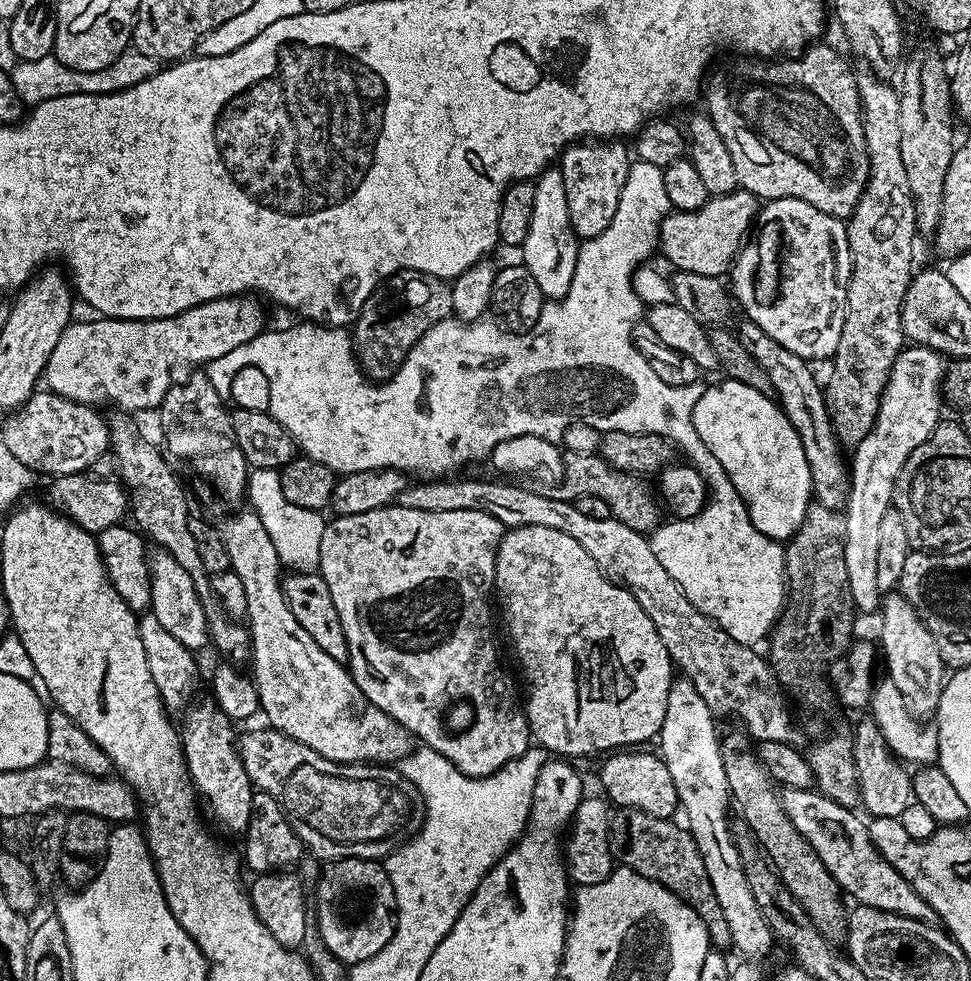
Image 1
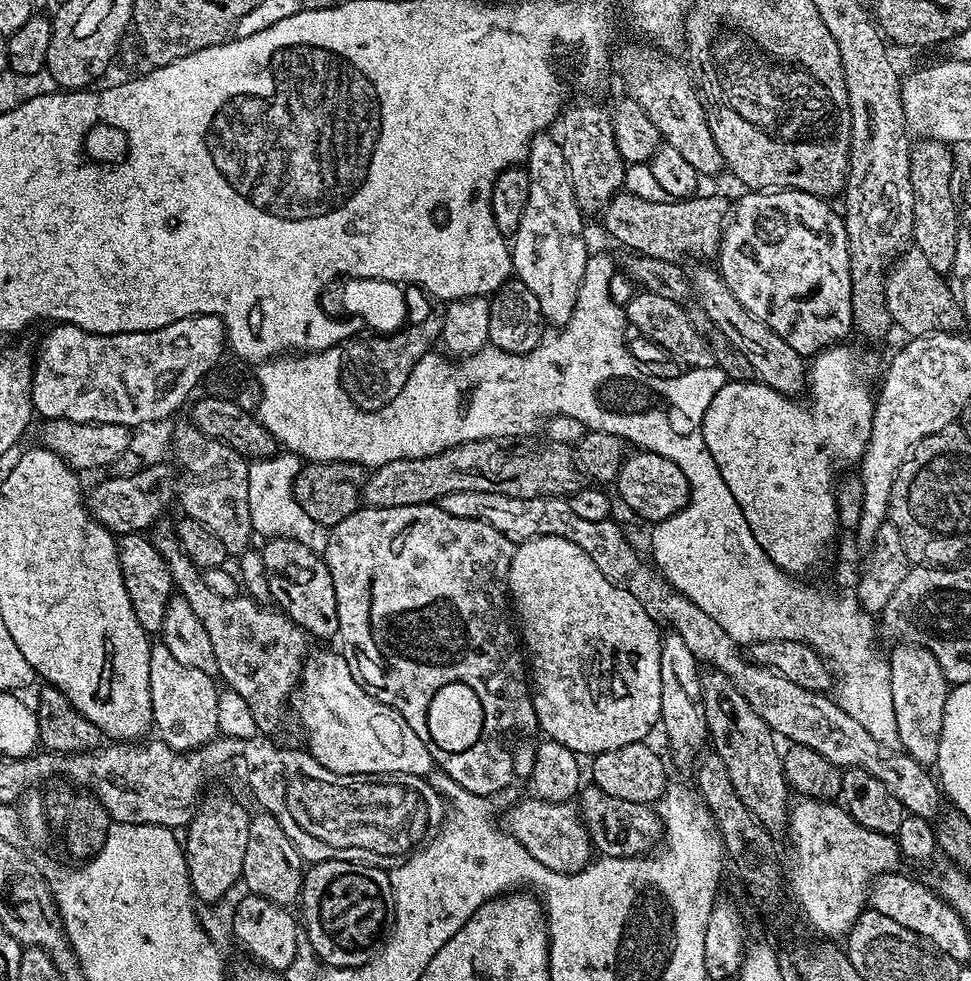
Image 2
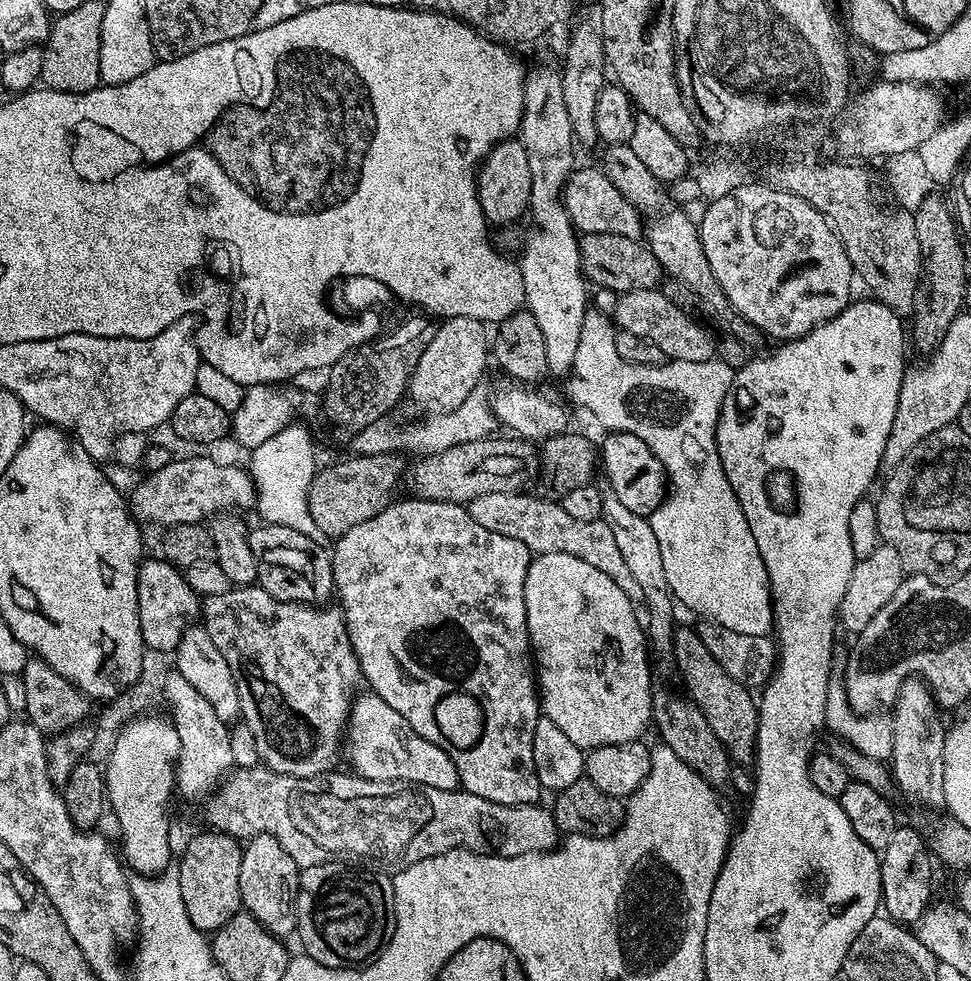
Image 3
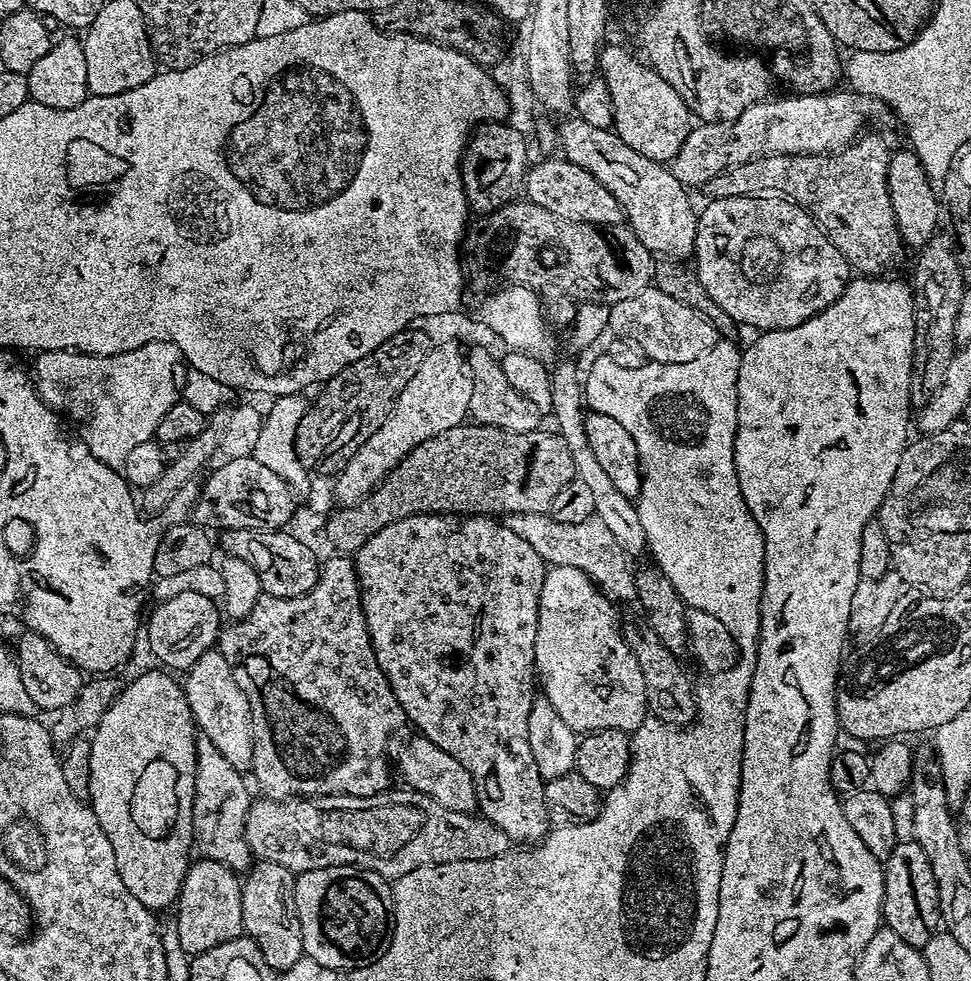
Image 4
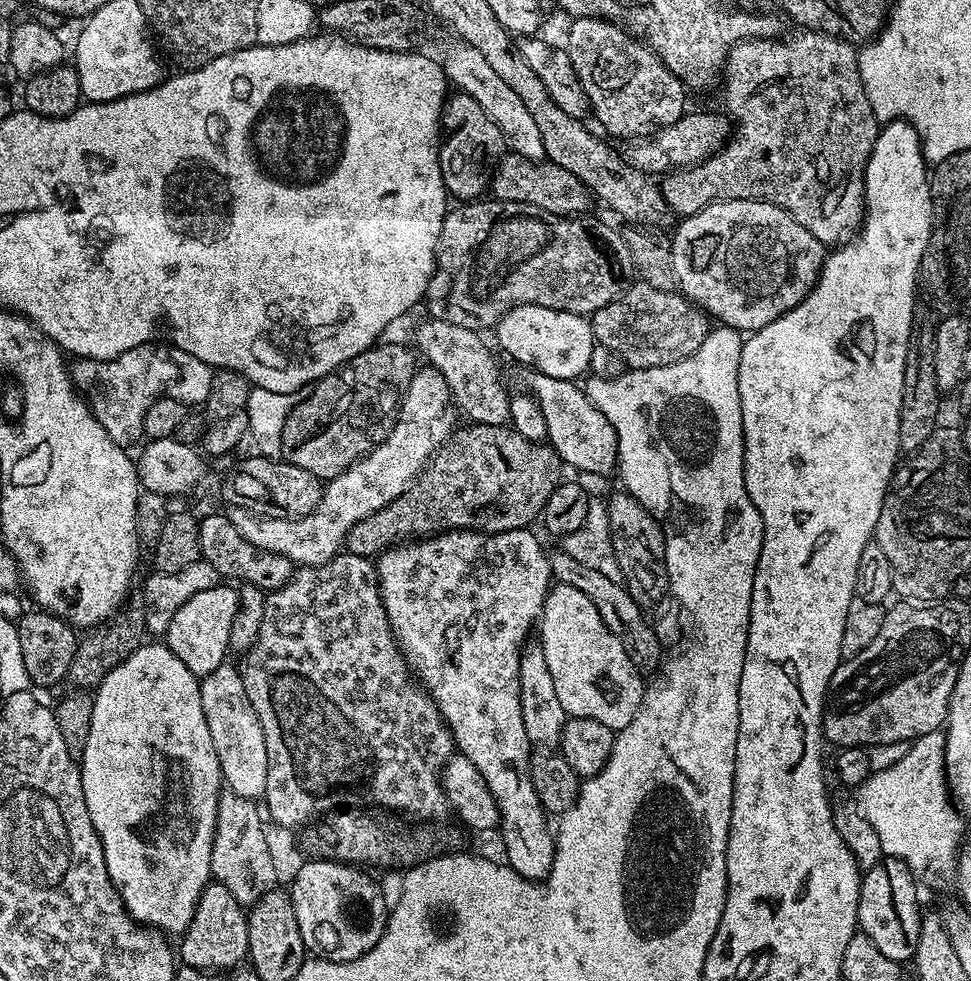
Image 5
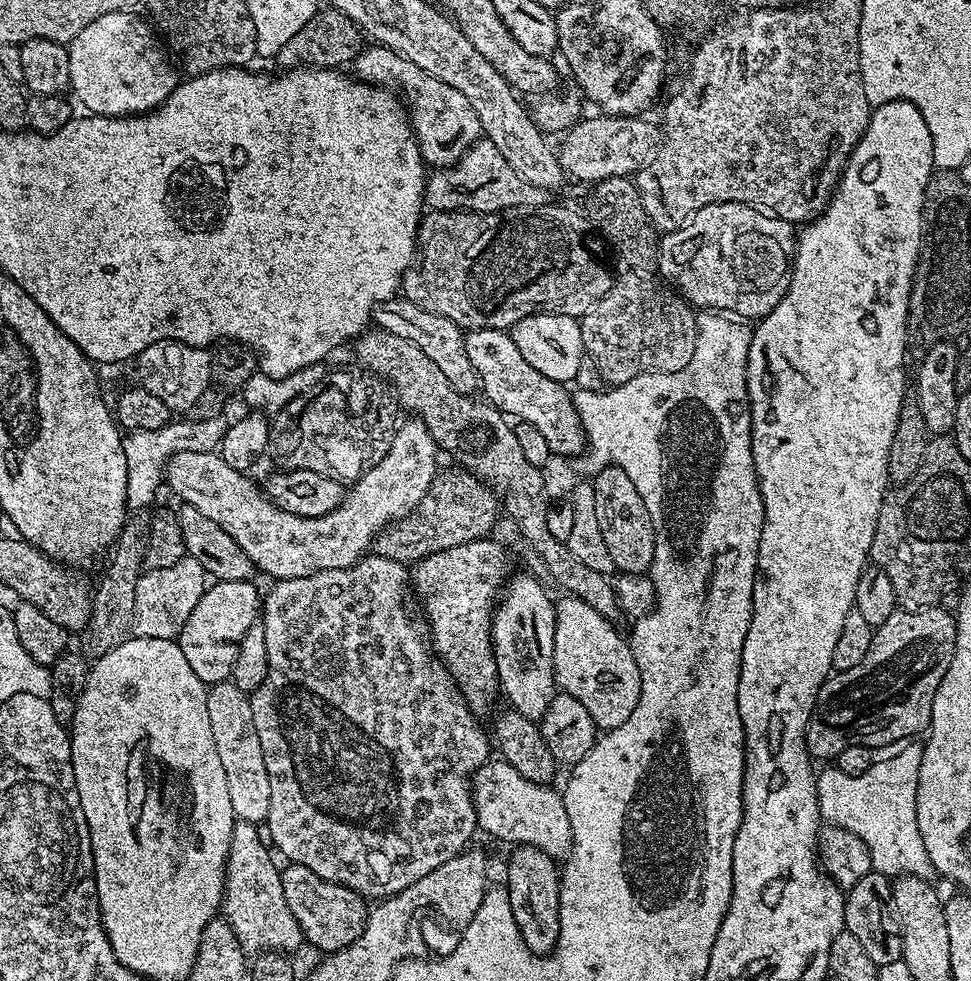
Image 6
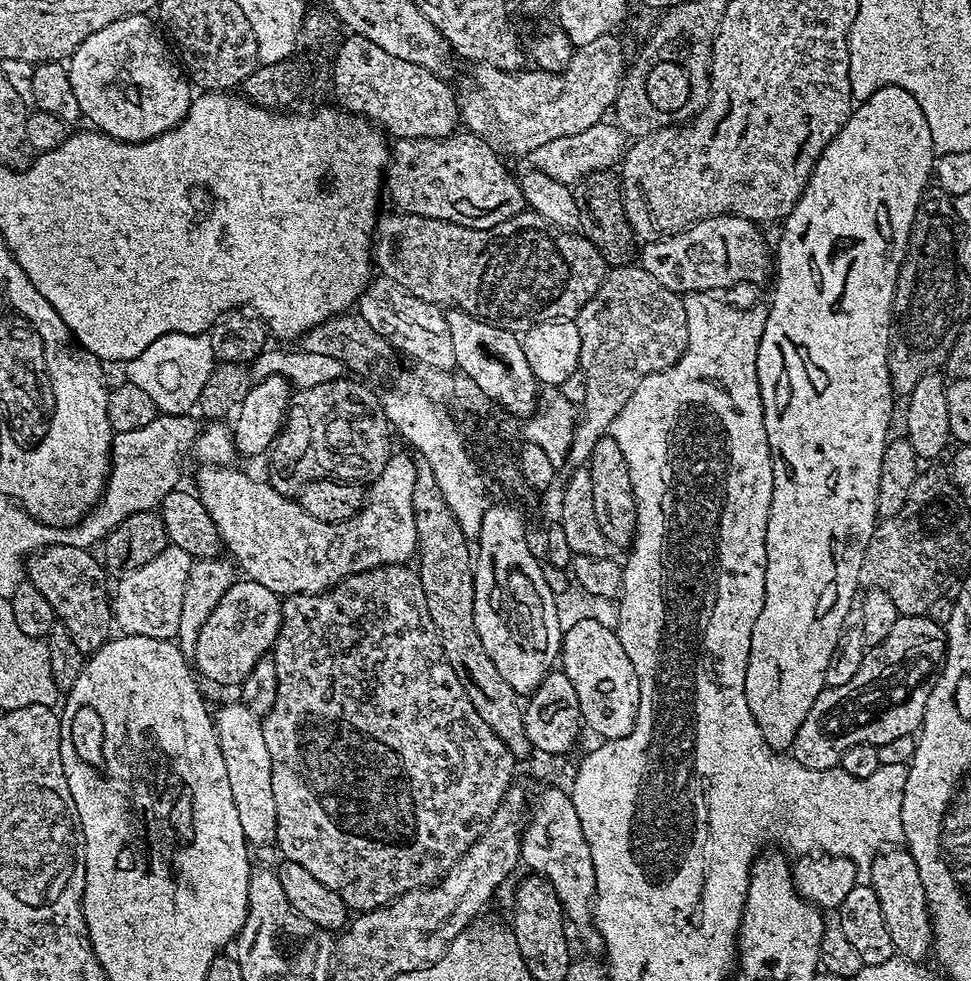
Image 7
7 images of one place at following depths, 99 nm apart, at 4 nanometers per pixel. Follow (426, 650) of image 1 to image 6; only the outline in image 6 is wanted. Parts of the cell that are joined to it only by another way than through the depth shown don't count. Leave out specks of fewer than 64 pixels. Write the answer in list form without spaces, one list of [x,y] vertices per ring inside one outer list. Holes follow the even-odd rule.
[[[493,538],[471,540],[462,546],[442,550],[438,554],[428,555],[417,561],[410,580],[413,591],[422,600],[424,612],[430,624],[430,642],[441,664],[455,680],[464,701],[473,713],[481,714],[496,700],[496,692],[501,691],[501,680],[497,668],[496,653],[492,645],[492,618],[498,603],[498,597],[509,579],[508,552]],[[521,844],[511,849],[506,887],[514,922],[530,951],[546,956],[556,949],[560,933],[560,873],[557,861],[540,848]]]

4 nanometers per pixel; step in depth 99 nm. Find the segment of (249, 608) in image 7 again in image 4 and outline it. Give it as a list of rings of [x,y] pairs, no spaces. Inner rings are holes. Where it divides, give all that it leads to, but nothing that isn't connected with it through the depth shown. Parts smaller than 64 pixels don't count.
[[[182,592],[173,596],[164,596],[161,604],[146,620],[146,636],[152,652],[169,669],[187,670],[202,654],[209,651],[219,641],[222,627],[222,612],[217,601],[206,594]]]

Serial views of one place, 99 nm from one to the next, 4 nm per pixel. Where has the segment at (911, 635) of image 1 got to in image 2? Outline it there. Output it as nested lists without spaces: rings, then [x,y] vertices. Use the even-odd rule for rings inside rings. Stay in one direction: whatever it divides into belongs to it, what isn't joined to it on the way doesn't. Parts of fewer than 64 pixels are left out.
[[[911,642],[897,643],[888,660],[894,717],[900,748],[919,764],[932,766],[940,756],[940,739],[944,736],[944,715],[950,712],[950,685],[938,658],[930,650]]]

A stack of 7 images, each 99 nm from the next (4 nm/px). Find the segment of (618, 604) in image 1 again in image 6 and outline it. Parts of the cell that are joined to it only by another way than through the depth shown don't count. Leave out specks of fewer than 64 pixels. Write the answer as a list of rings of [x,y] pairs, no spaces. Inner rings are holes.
[[[565,595],[564,601],[556,604],[556,625],[554,626],[554,674],[560,692],[569,692],[594,718],[597,729],[607,730],[622,726],[630,718],[640,697],[640,671],[634,662],[632,645],[620,637],[613,621],[606,619],[594,606],[582,602],[576,596]]]

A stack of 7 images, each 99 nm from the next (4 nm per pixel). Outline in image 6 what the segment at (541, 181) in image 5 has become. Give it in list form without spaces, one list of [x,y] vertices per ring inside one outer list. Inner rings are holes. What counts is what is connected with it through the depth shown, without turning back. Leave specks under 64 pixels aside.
[[[481,138],[457,164],[451,168],[433,171],[424,185],[427,207],[445,212],[501,212],[507,208],[530,208],[545,203],[545,189],[536,188],[494,146],[494,142]]]

